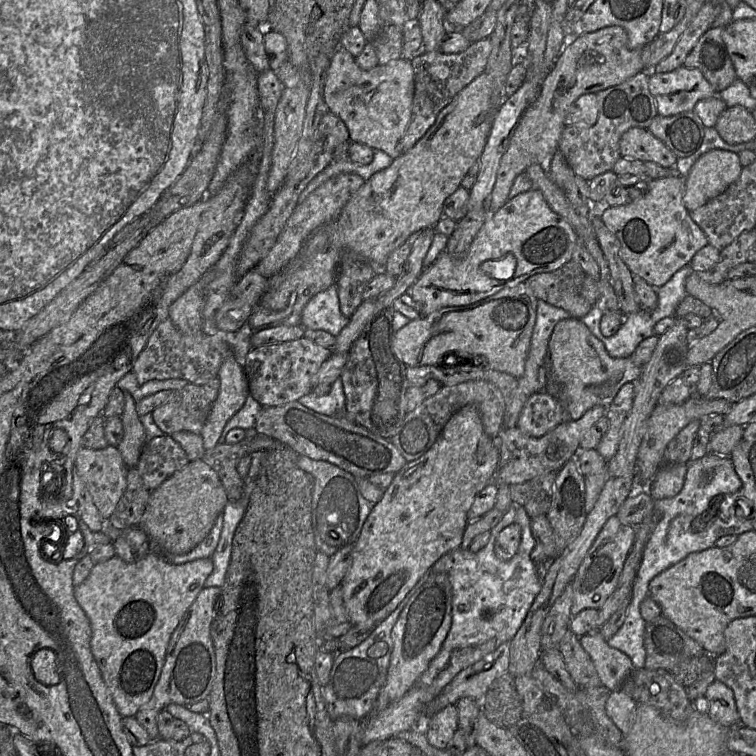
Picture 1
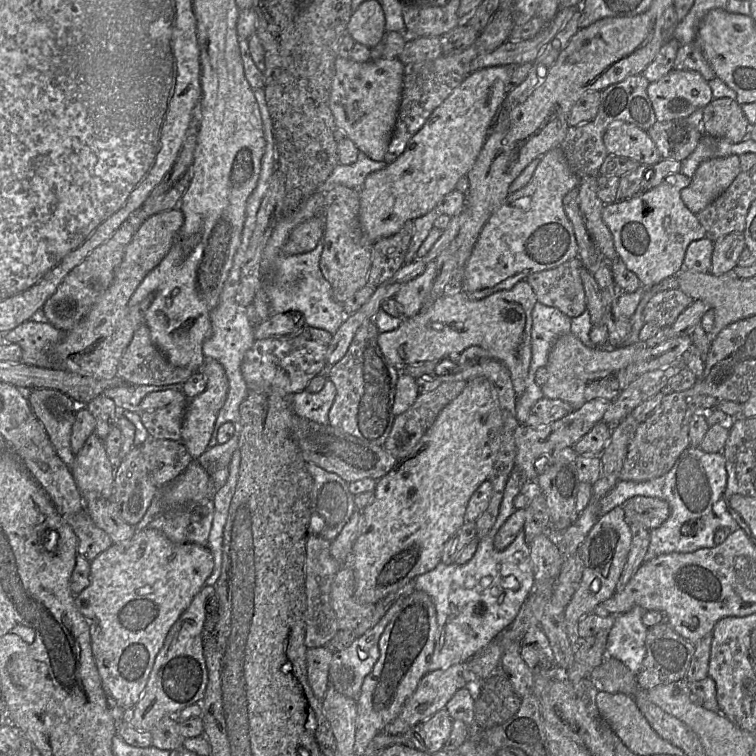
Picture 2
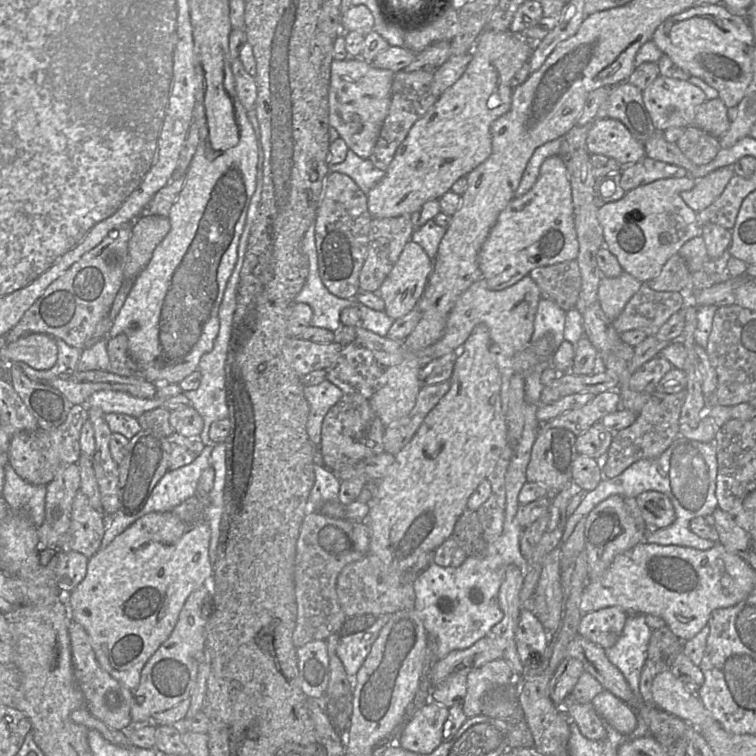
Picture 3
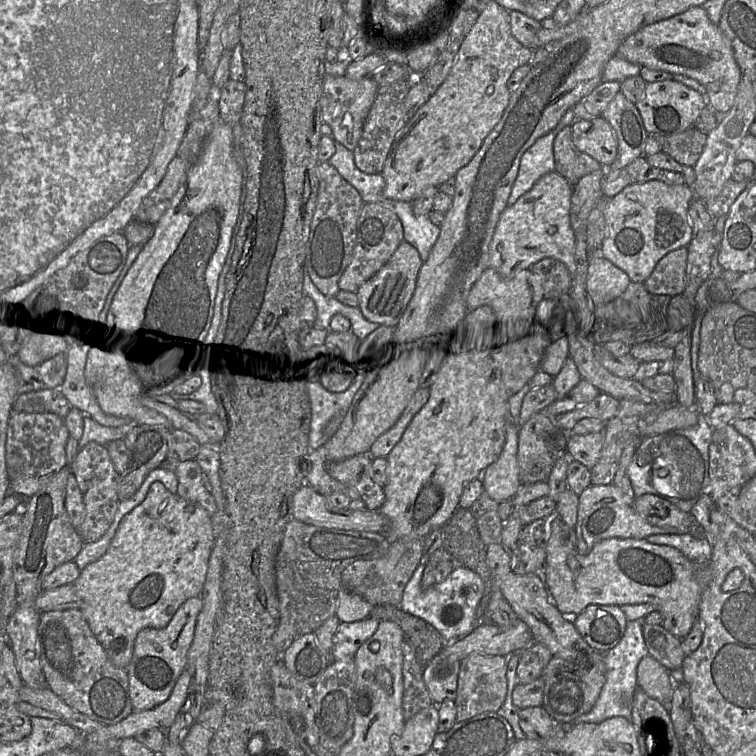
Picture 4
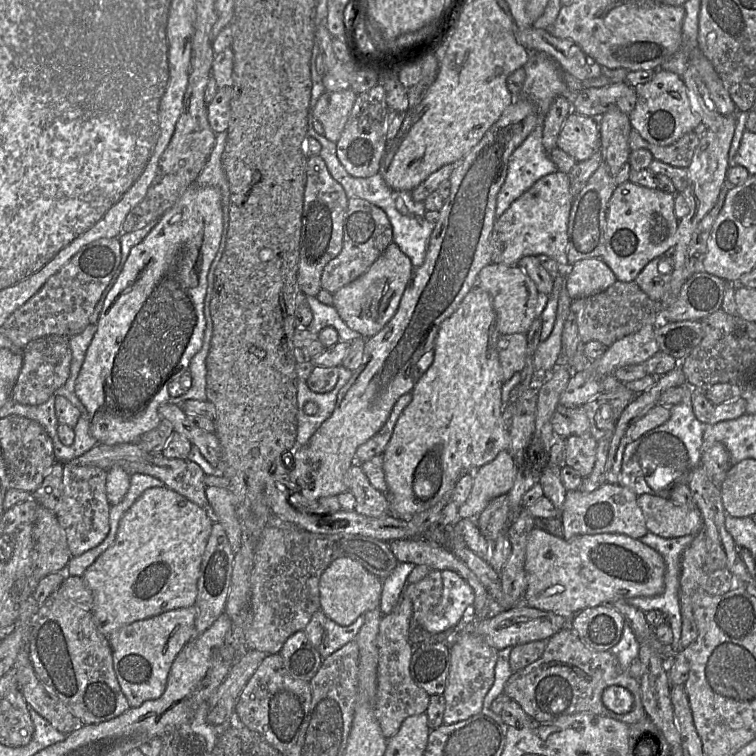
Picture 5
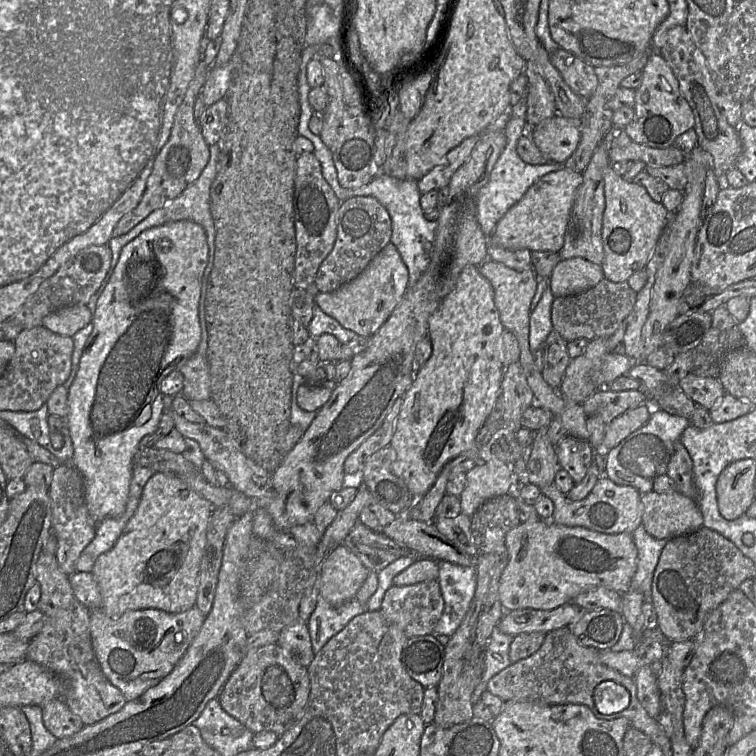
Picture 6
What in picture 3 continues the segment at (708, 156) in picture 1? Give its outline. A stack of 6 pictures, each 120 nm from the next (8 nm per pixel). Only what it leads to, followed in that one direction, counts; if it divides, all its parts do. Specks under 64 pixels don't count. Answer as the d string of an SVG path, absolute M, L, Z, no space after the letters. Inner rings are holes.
M733 165L713 170L696 180L694 188L682 192L681 197L691 209L700 212L710 206L723 193L734 175Z

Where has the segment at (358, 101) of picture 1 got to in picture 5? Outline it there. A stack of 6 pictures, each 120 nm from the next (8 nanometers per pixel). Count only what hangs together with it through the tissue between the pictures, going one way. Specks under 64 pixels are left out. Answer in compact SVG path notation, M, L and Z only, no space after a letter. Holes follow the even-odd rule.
M349 89L327 92L319 98L312 114L324 127L324 135L331 141L337 142L348 120L350 111L356 101L357 94Z

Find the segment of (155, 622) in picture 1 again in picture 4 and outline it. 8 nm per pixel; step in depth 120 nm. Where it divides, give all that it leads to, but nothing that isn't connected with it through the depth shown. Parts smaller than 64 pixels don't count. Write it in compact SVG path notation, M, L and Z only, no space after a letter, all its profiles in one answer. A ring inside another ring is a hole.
M160 482L153 483L143 500L138 506L133 508L121 520L116 533L109 545L109 548L98 560L88 564L81 570L77 580L74 582L76 594L80 600L82 614L88 622L91 631L100 642L111 662L123 669L126 669L133 654L135 639L140 630L144 628L161 629L168 625L177 609L189 598L200 596L205 582L208 560L214 544L214 534L211 516L199 505L191 503L178 494L171 493Z

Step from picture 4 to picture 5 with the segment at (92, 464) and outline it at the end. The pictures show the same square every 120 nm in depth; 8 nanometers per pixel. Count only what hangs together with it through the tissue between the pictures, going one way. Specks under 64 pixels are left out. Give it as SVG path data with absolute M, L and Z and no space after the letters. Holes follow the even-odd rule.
M64 463L61 509L55 514L65 530L72 557L79 556L100 544L109 532L111 504L106 496L106 478L105 469Z

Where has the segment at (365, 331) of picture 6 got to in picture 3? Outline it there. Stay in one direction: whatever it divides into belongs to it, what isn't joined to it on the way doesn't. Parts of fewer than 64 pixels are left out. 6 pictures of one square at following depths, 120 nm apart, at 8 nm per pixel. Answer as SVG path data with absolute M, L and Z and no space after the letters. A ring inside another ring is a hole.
M409 240L377 291L385 302L384 312L394 320L408 314L422 297L431 271L430 257Z

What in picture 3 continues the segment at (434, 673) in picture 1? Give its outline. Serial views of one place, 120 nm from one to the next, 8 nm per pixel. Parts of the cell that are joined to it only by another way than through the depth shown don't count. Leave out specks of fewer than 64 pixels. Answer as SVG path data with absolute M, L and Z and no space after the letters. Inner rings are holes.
M524 404L524 424L521 438L513 454L505 476L506 505L503 530L493 543L487 543L484 557L467 557L459 567L441 567L433 562L429 564L415 580L414 610L422 619L431 639L437 644L437 659L443 659L451 651L463 650L479 639L490 634L491 629L503 618L499 606L498 594L507 566L516 565L524 573L528 560L520 551L520 536L523 528L516 521L519 502L518 495L527 482L526 469L531 457L540 422L536 418L537 404Z

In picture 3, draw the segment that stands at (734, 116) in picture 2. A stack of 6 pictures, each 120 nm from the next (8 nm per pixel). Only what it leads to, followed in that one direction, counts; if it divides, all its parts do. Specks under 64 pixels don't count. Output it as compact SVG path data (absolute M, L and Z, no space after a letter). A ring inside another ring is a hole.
M719 97L707 99L696 110L694 125L715 137L722 136L730 124L728 108Z

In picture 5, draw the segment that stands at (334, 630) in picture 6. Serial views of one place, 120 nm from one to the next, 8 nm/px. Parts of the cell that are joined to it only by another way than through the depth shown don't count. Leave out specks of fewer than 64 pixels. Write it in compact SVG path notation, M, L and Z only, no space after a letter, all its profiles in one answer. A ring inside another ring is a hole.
M365 615L359 616L352 624L342 626L327 617L323 626L323 637L317 651L323 658L331 655L356 637L365 621Z

